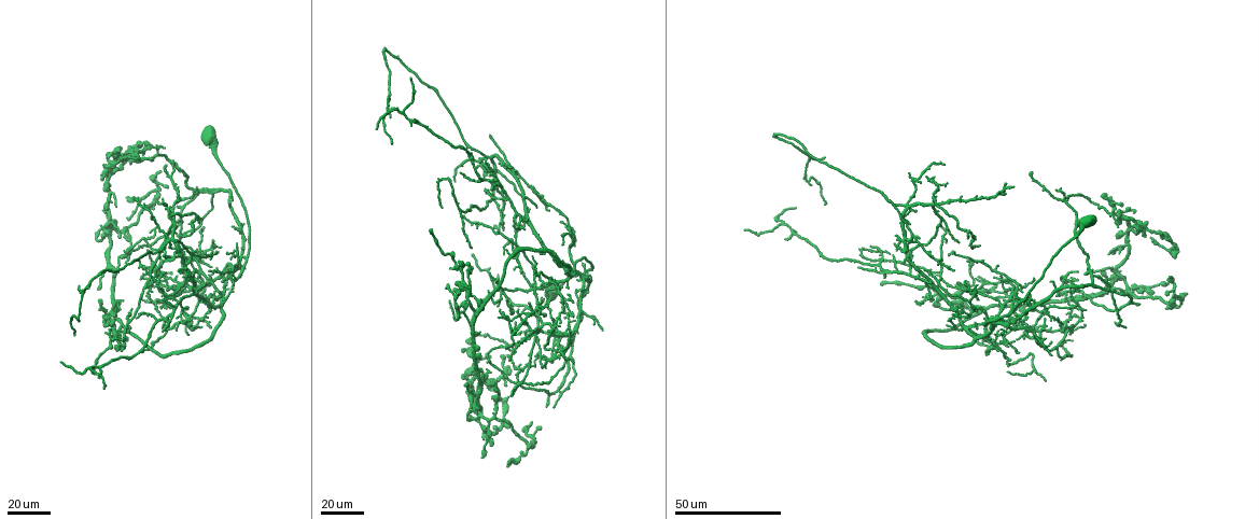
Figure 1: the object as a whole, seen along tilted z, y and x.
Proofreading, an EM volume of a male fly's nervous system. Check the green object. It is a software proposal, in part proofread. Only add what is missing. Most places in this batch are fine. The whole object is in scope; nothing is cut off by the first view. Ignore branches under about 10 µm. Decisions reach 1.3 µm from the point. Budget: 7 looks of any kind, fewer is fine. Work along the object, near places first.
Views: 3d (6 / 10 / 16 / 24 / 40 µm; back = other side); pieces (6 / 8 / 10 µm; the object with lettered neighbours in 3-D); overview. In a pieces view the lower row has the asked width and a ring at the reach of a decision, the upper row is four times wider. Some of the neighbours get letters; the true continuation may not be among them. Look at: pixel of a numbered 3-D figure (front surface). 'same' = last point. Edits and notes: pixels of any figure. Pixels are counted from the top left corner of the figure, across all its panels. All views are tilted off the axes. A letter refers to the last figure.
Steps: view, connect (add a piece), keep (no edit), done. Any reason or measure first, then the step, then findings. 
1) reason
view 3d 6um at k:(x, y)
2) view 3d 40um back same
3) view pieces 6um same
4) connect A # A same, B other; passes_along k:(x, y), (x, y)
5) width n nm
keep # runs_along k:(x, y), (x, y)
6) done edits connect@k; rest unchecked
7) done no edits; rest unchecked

end of a long branch
view 3d 40um at 1:(103, 387)

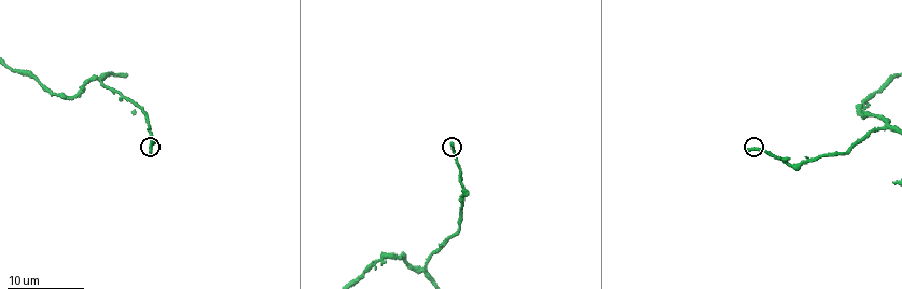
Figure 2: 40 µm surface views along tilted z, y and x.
view pieces 6um at 2:(749, 147)

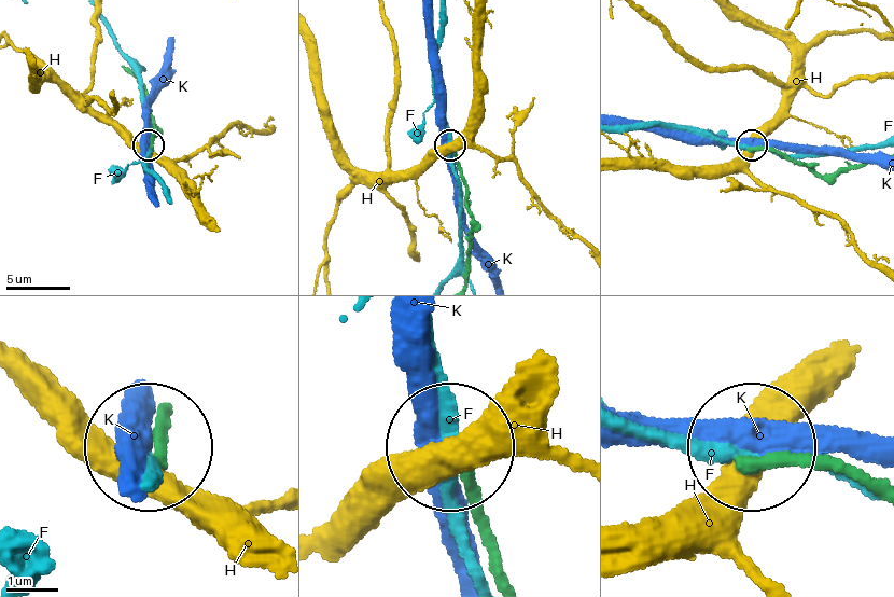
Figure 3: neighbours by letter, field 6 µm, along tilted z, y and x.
width 210 nm
keep # F other, H other, K other; none of them fits

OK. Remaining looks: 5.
branch stops here
view 3d 40um at 1:(505, 163)

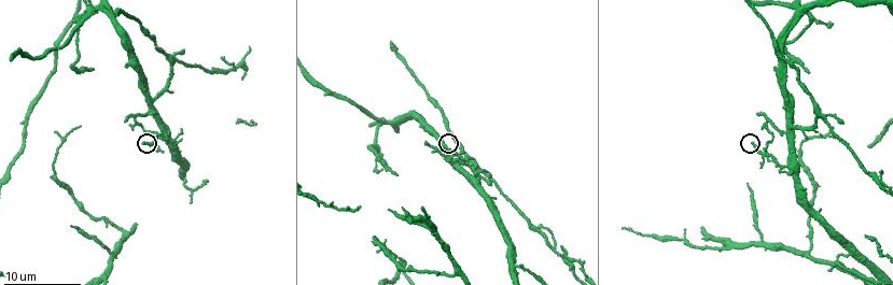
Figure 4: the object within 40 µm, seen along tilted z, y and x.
view pieces 8um at 4:(755, 143)

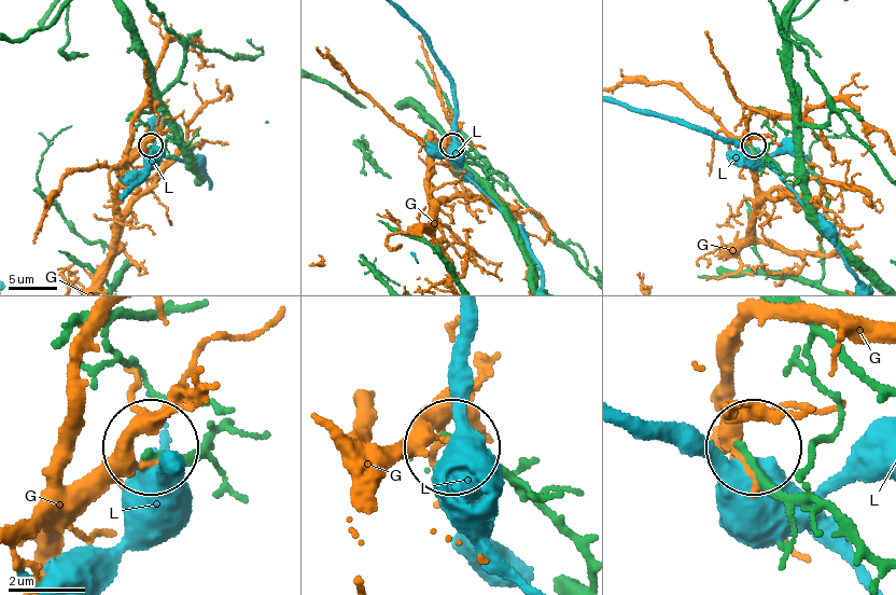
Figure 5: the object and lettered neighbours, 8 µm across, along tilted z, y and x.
width 160 nm
keep # G other, L other; runs_along 5:(885, 563), (832, 516), (778, 488), (753, 458); none of them fits

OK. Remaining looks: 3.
free end
view 3d 24um at 1:(189, 319)

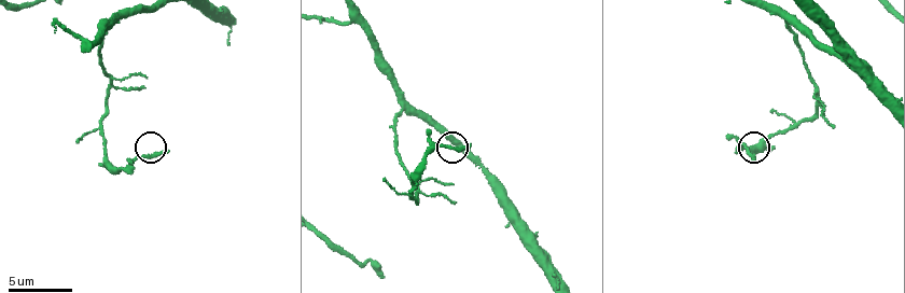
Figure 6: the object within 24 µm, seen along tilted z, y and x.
view pieces 8um at 6:(466, 148)

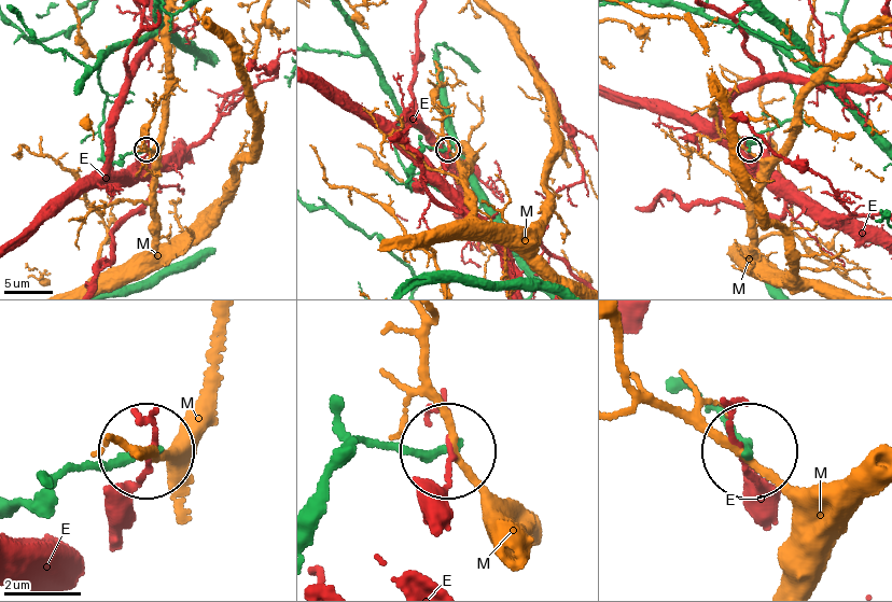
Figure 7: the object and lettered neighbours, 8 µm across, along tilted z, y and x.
keep # E other, M other; none of them fits

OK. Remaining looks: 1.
done no edits; rest unchecked

